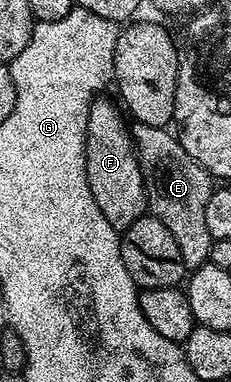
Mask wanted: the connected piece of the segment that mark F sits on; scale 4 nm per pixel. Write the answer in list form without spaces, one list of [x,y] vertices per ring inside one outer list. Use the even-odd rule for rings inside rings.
[[[104,97],[93,98],[88,104],[86,181],[90,181],[90,193],[94,193],[98,209],[102,209],[102,217],[106,217],[112,227],[123,229],[134,225],[134,221],[146,213],[148,198],[129,124],[124,124],[125,116],[115,102],[112,104],[110,100],[100,98]]]

